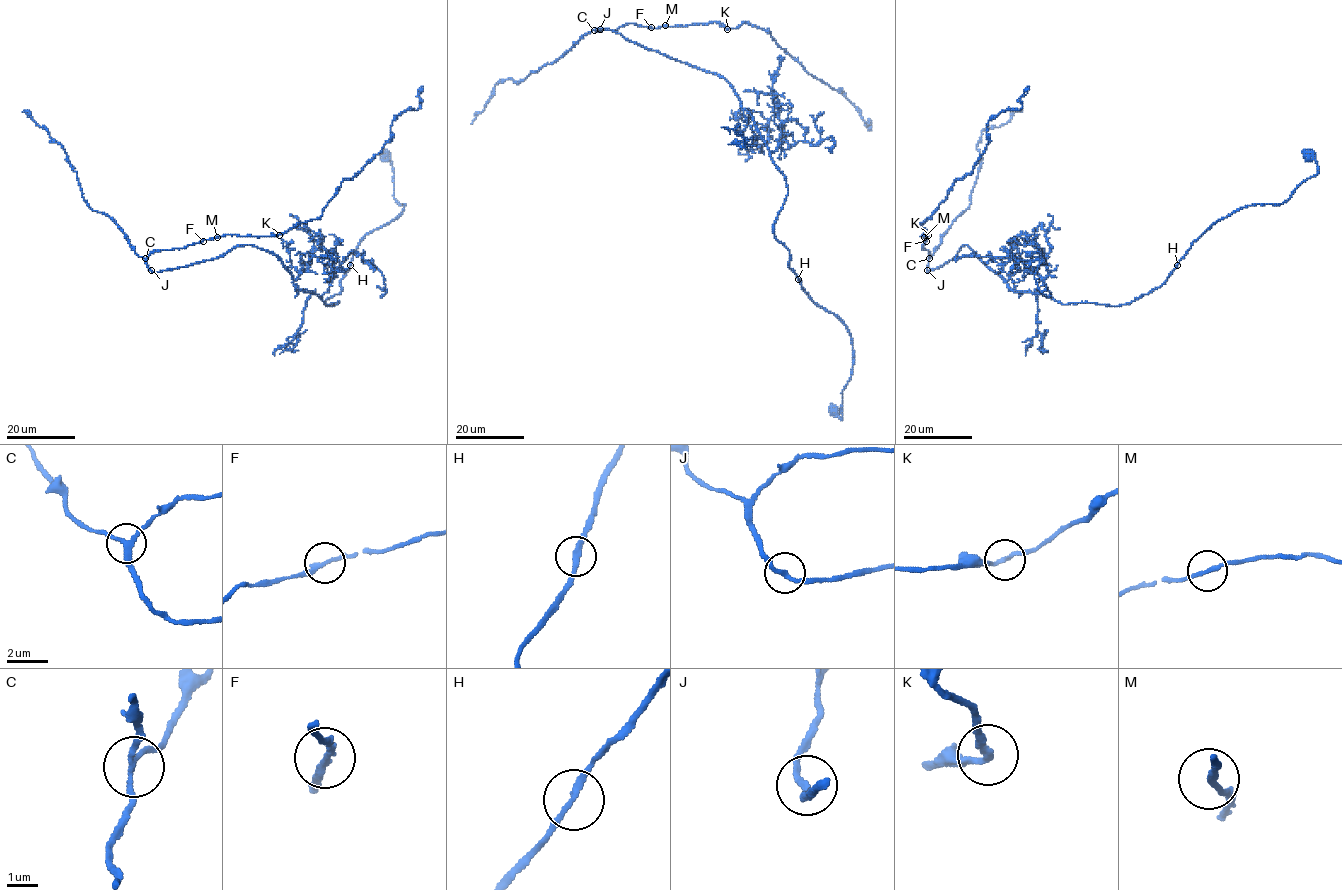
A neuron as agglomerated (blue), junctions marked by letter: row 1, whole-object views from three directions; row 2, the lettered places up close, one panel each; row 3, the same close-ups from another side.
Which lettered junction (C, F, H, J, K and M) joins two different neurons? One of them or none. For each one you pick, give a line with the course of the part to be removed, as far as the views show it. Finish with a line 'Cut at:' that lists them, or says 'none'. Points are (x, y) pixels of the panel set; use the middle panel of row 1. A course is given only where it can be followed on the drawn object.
Cut at: none

